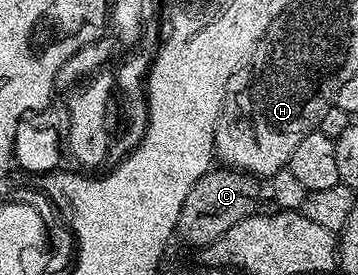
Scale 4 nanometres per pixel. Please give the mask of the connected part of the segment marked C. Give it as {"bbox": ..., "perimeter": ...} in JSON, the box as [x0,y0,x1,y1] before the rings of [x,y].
{"bbox":[176,165,263,249],"perimeter":[[[224,165],[214,166],[187,193],[187,201],[183,201],[183,209],[179,213],[176,234],[181,235],[185,243],[193,247],[204,249],[214,243],[231,225],[239,225],[247,217],[258,214],[263,195],[263,183],[258,176],[249,174],[248,171],[239,171],[236,167]]]}

